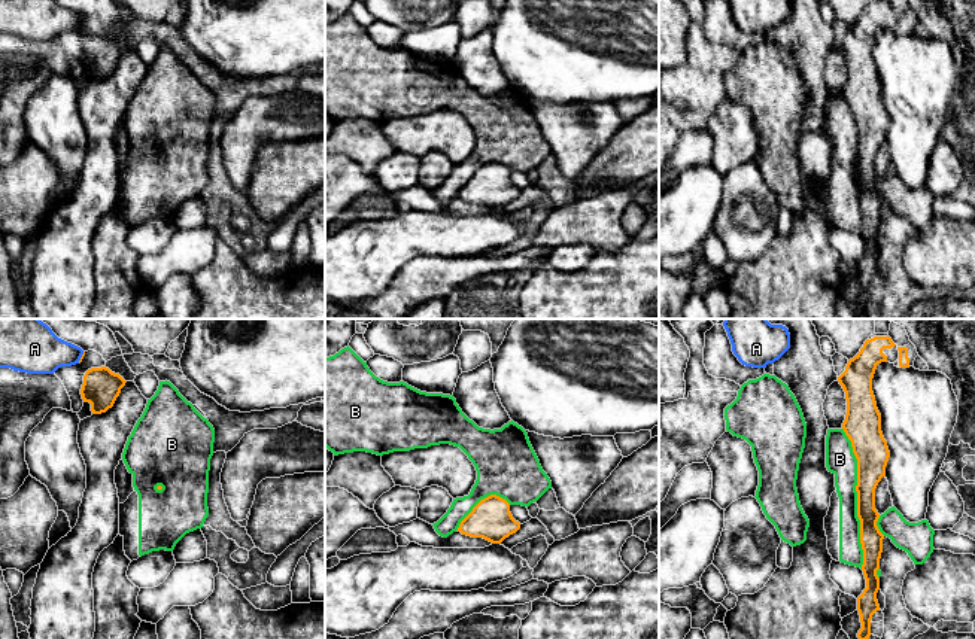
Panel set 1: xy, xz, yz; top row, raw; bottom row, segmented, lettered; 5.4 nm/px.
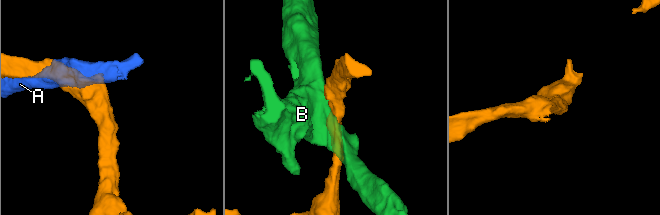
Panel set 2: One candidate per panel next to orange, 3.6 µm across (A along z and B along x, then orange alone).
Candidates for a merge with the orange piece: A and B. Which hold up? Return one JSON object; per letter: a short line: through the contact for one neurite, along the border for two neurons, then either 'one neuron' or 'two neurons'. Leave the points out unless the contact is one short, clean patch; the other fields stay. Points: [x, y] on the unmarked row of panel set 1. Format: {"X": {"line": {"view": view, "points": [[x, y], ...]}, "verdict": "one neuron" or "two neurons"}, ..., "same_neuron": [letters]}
{"A": {"verdict": "two neurons"}, "B": {"verdict": "two neurons"}, "same_neuron": []}

